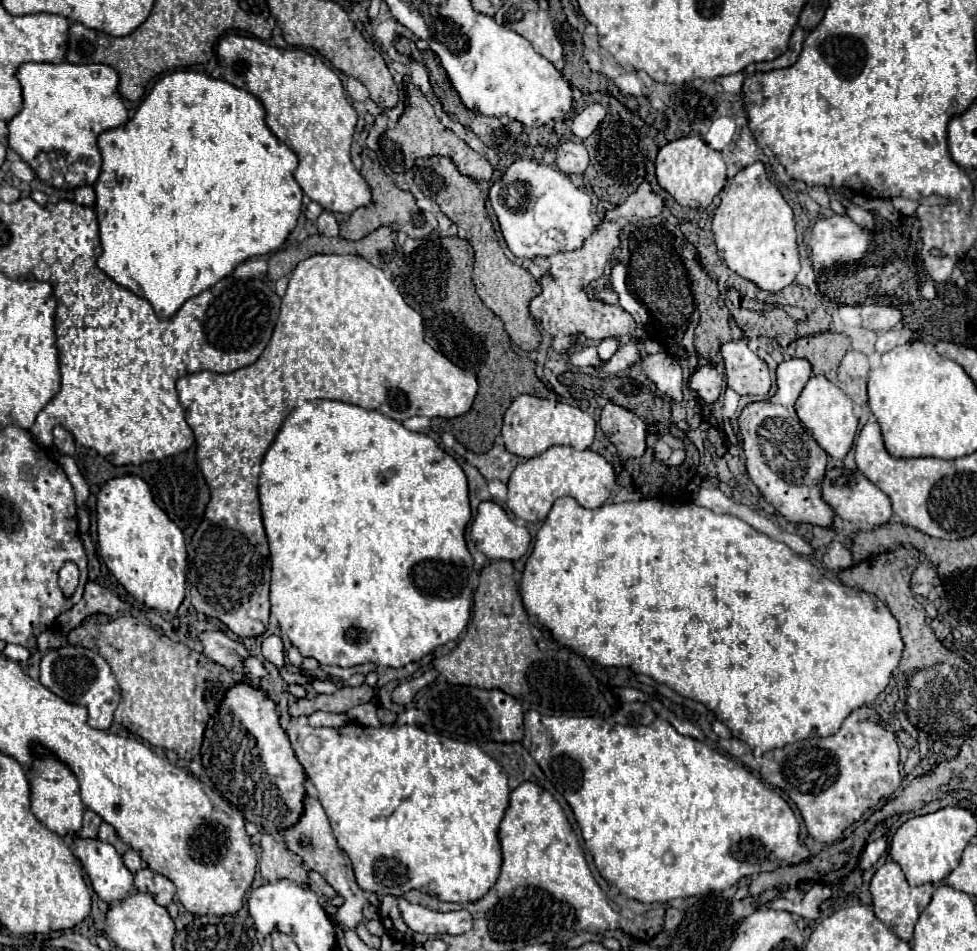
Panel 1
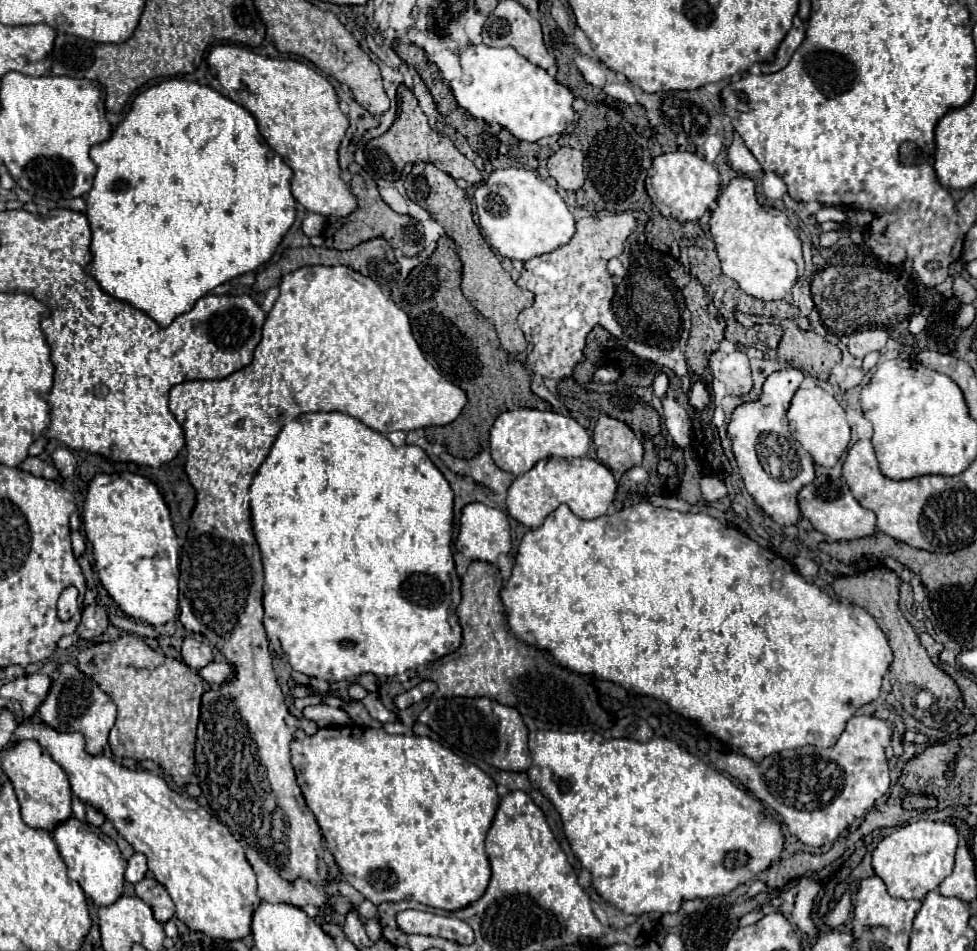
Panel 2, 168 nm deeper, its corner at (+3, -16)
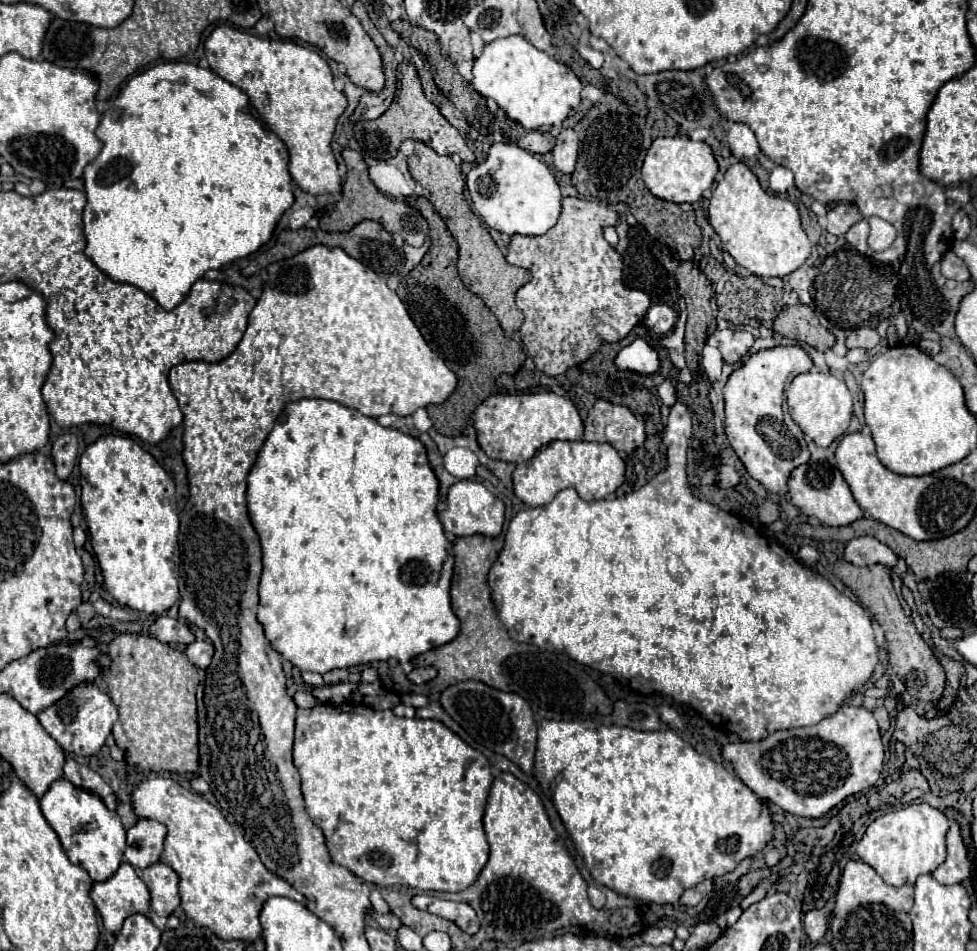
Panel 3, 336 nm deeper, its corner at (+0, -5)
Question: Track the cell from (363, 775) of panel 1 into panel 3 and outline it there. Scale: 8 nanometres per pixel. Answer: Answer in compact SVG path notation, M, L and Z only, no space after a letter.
M341 703L341 705L315 705L311 709L297 709L297 723L295 723L295 745L293 745L293 761L295 761L295 767L299 769L299 775L301 775L301 791L303 791L303 797L305 797L305 805L307 805L307 813L309 817L313 819L313 823L317 827L321 827L323 835L325 835L325 841L327 841L327 849L329 849L329 855L331 855L331 861L335 865L341 865L345 869L349 869L353 875L359 875L363 881L367 883L373 883L377 887L389 887L389 885L403 885L403 881L409 885L409 887L415 887L415 889L427 889L427 891L461 891L461 889L467 889L469 885L475 883L479 871L483 869L483 865L487 863L487 857L489 857L489 843L487 843L487 837L485 837L485 831L483 831L483 811L485 811L485 801L487 801L487 791L491 787L491 771L489 771L489 765L487 765L487 759L483 757L481 751L469 747L461 737L457 737L449 727L445 727L441 721L435 721L435 719L419 719L419 717L413 717L413 719L407 719L407 717L397 717L393 715L393 711L377 711L377 709L371 709L369 705L363 705L363 703Z

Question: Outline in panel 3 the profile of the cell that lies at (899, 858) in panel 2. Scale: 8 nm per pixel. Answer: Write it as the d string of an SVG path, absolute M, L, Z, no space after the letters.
M909 805L877 817L857 841L855 853L861 861L871 865L879 877L893 887L905 883L913 885L919 875L933 873L945 861L945 833L949 829L947 817L931 805Z

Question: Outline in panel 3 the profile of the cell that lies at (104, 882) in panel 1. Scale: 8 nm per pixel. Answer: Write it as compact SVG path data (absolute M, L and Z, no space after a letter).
M57 779L39 799L39 807L47 823L59 835L69 861L81 865L93 881L109 879L123 861L125 829L115 811L109 811L101 797L93 797L87 789L77 789L71 781Z

